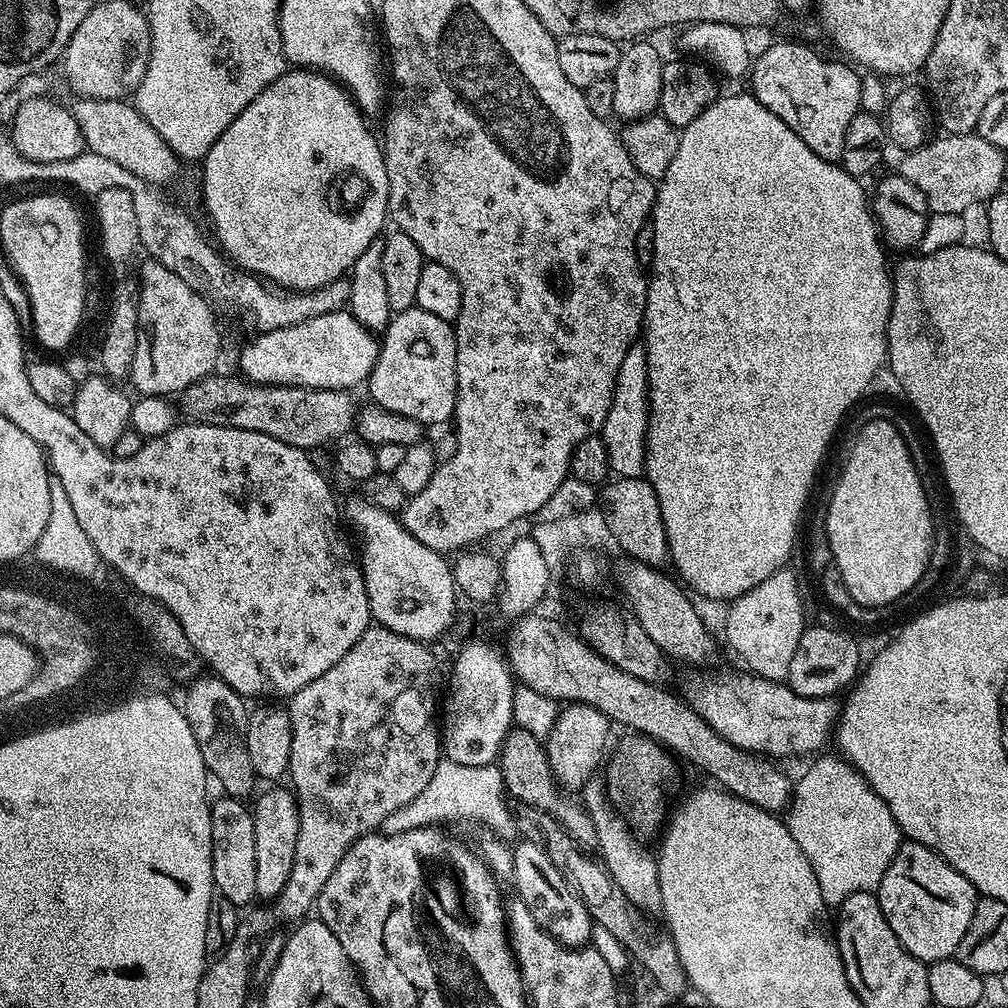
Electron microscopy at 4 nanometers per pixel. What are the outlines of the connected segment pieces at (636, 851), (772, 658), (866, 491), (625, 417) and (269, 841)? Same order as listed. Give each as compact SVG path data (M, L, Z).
M596 774L592 775L580 789L580 798L584 809L588 811L596 827L596 848L598 853L600 852L598 856L610 878L618 884L629 904L638 908L640 912L645 914L659 913L662 894L658 886L656 856L653 853L648 853L640 845L643 843L638 839L635 831L614 807L607 794L605 779L599 778L599 775Z
M788 566L780 568L770 574L766 582L758 582L754 590L727 605L728 621L724 624L724 632L728 635L729 646L740 655L745 664L741 665L751 675L767 680L787 681L794 650L798 650L798 638L802 638L806 627L800 584L790 569Z
M876 420L860 426L856 433L852 453L835 481L833 494L828 502L825 530L828 532L832 551L831 563L842 574L842 582L846 582L850 598L854 598L856 604L883 609L884 604L892 604L902 598L904 600L928 569L934 519L922 490L922 482L911 461L910 451L895 426L888 420Z
M637 342L626 350L622 366L618 366L618 378L614 386L614 398L610 402L610 414L602 429L602 439L608 455L608 467L617 477L635 480L645 475L644 459L646 458L646 434L648 433L648 355L643 343Z
M287 787L284 788L272 788L260 797L257 795L256 804L252 808L254 859L258 862L254 870L254 890L264 902L271 902L278 894L282 894L282 886L286 886L294 866L294 846L298 842L298 809L295 795Z

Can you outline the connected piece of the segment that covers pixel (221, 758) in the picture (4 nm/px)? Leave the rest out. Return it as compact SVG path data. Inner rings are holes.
M215 674L198 675L198 683L185 698L183 710L189 719L192 739L201 748L204 766L213 777L220 779L223 791L237 798L253 795L252 787L258 784L258 777L250 762L247 752L247 724L250 713L245 697L237 692ZM252 792L252 793L251 793Z

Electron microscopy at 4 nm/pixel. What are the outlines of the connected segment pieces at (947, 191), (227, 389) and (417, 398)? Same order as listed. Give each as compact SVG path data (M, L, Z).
M941 135L941 140L932 138L920 149L905 152L900 156L898 174L918 186L928 203L929 213L964 214L975 204L983 205L1001 191L1004 184L1004 156L1001 149L990 146L986 138Z
M213 374L203 380L194 382L189 388L179 393L178 404L189 421L202 424L226 424L238 430L254 430L262 434L270 434L270 438L278 438L278 442L286 442L295 448L313 450L323 444L335 445L343 441L353 431L356 423L358 404L352 401L353 393L339 388L291 388L285 384L254 384L243 378L235 380L232 376Z
M421 308L398 312L379 341L380 353L366 381L371 403L406 414L425 426L444 424L456 411L456 334L449 321Z

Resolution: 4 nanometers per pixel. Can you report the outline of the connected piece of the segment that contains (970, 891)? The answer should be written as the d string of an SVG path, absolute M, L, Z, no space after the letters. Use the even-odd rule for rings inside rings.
M911 842L901 843L890 866L886 866L886 874L882 874L882 882L874 895L898 942L902 942L914 958L925 962L955 957L962 934L966 934L966 926L970 926L970 918L974 918L978 899L973 884L933 848Z

